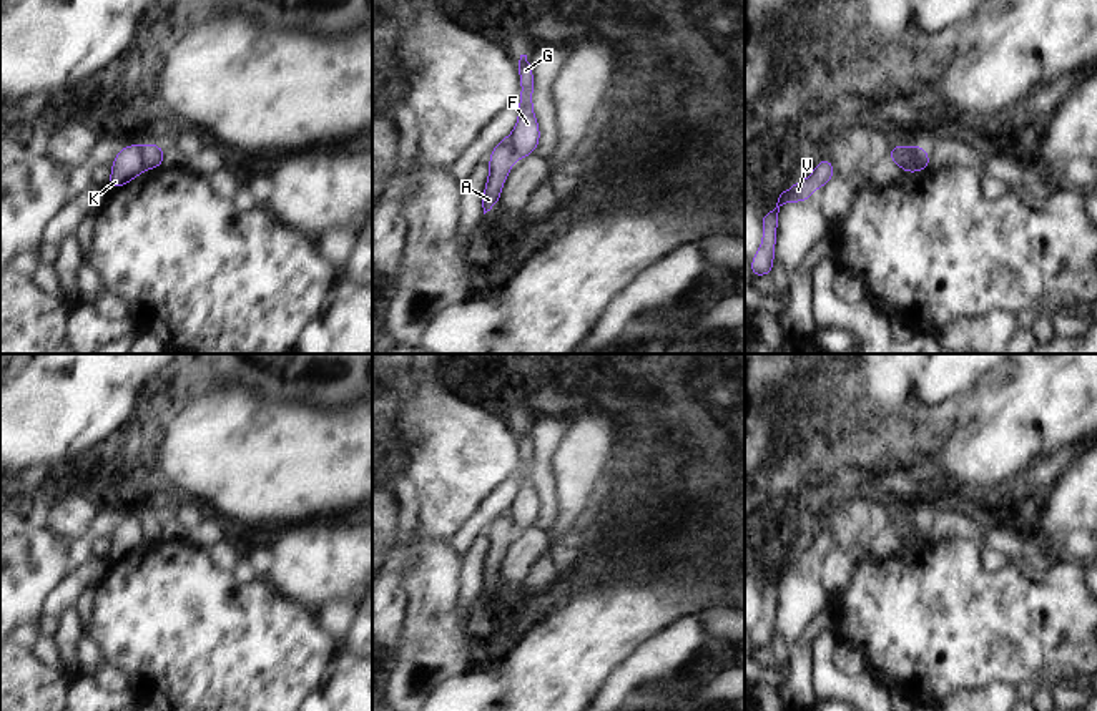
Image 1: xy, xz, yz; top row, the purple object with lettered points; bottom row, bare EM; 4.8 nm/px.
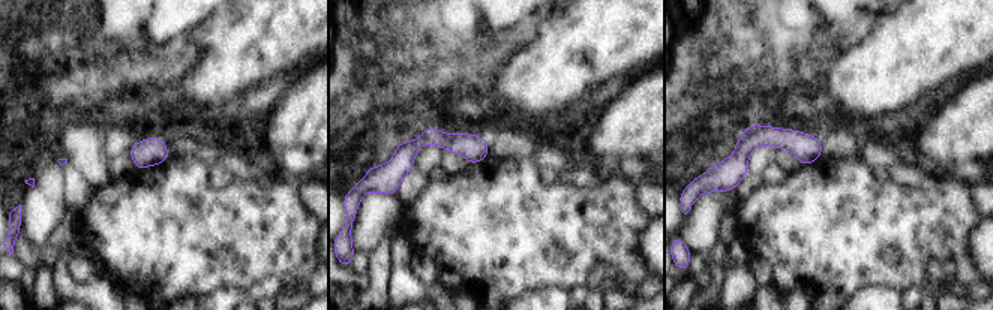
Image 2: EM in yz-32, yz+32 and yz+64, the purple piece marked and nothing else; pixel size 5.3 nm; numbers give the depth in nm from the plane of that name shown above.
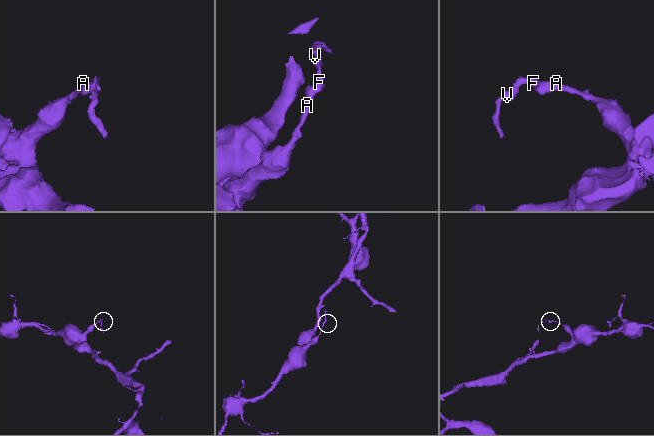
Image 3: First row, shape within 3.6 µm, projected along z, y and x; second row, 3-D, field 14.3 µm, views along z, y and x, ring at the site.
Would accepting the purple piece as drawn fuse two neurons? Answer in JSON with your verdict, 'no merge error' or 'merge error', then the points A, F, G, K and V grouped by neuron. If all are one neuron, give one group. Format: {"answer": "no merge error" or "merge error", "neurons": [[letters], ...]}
{"answer": "merge error", "neurons": [["A", "K"], ["F", "G", "V"]]}

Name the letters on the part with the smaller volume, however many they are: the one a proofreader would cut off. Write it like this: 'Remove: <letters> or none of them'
Remove: F, G, V

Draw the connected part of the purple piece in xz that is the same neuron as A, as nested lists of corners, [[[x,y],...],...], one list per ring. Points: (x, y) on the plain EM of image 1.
[[[507,508],[494,518],[489,535],[487,535],[489,552],[484,557],[484,570],[482,570],[484,586],[499,576],[500,563],[515,533],[517,530],[510,517],[510,508]]]

